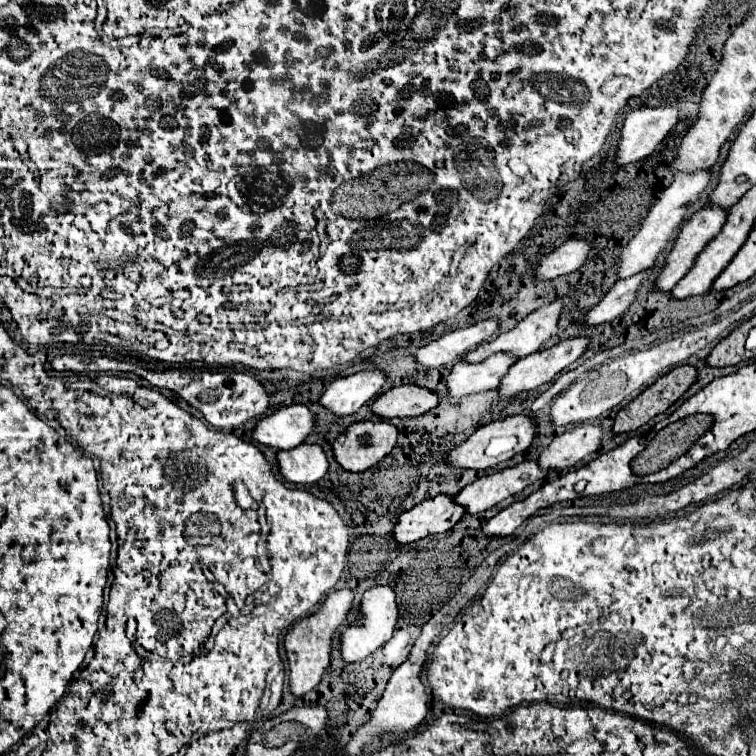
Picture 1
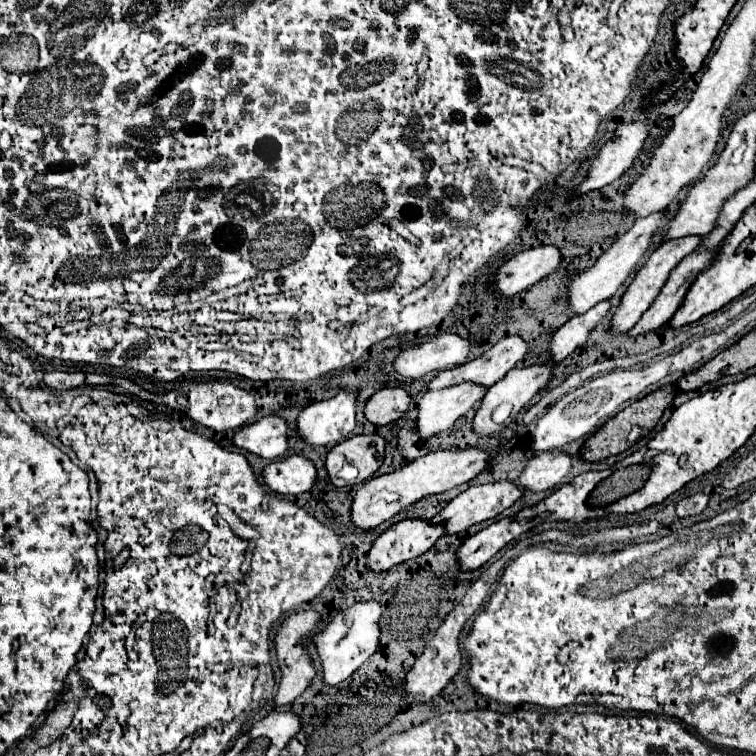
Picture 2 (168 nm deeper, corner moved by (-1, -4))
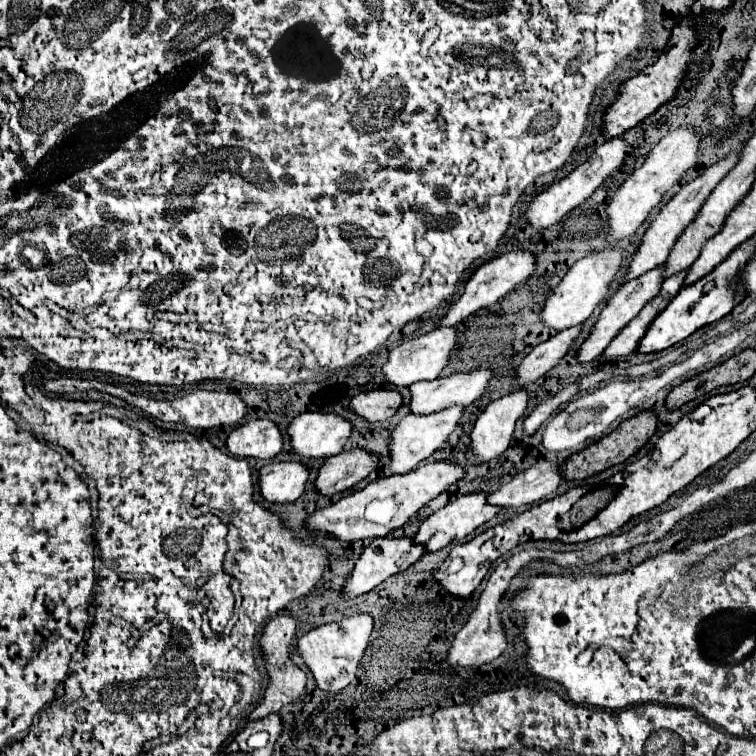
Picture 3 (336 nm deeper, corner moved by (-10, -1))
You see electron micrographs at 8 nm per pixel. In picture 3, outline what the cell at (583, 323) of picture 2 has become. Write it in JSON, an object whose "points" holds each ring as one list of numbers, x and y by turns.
{"points":[[572,326,562,332,558,332,554,338,538,344,516,368,518,372,518,386,526,386,528,382,534,382,536,378,544,376,548,370,552,370,570,350,574,340,580,336,582,326]]}

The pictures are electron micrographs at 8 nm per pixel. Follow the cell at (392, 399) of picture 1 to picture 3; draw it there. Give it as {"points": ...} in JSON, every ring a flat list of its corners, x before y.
{"points":[[370,390,356,394,350,402,350,408,354,408,354,412,368,422,384,422,390,420,402,404,404,398,396,390]]}

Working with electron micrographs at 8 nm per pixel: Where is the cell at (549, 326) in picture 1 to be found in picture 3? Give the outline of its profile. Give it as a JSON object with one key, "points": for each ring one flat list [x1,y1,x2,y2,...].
{"points":[[476,368,472,372,458,372,444,378,416,382,410,386,414,414,430,414,452,404,472,404,482,398,490,382,496,378,494,370]]}

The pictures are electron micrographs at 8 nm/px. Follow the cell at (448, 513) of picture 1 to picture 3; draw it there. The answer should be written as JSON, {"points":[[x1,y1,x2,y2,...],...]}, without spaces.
{"points":[[384,536,384,538,372,540,372,542,364,548,360,560,356,562,356,566,354,566,354,570,352,570,352,574,350,574,348,582,346,582,346,586,344,586,344,590,342,590,344,596,346,596,346,598,354,598,354,596,360,596,360,594,370,592,370,590,376,588,380,582,388,580,390,576,394,576,394,574,406,570,406,568,412,566,416,560,420,560,420,556,424,554,424,550,426,550,426,548,424,548,422,544,416,544,416,542,414,542,414,536,400,536,400,538,396,538,396,536,390,536,390,538]]}

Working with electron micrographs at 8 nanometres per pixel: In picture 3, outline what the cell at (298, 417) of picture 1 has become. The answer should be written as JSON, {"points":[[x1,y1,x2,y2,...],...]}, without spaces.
{"points":[[250,420,230,432,226,446,240,458,272,460,282,452,284,436,272,420]]}

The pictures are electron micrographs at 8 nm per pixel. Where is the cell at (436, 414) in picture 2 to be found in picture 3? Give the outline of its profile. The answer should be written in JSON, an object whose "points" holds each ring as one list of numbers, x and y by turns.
{"points":[[450,406,426,416,408,414,404,420,400,420,390,436,390,456,392,456,392,472,394,474,406,474,416,468,416,464,424,458,428,458,432,452,436,452,444,440,450,436,454,426,458,426,458,418,464,414,466,406]]}

